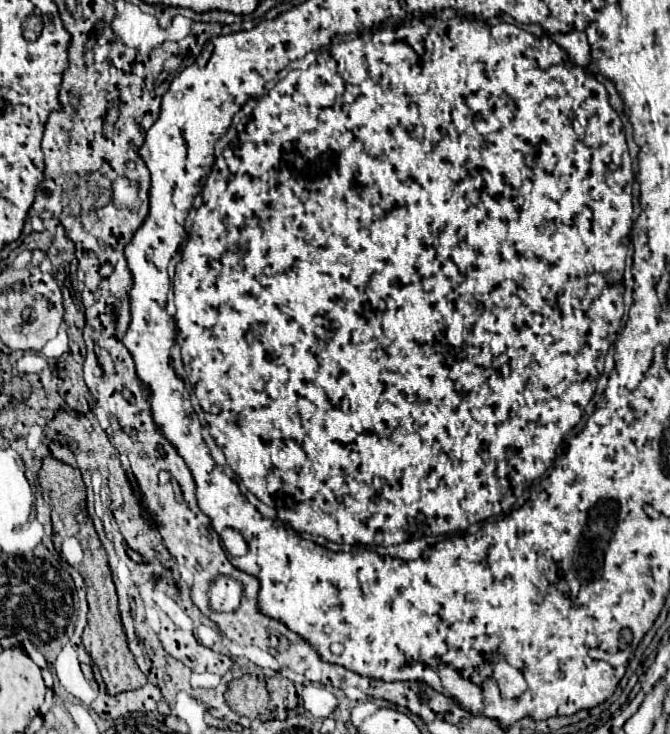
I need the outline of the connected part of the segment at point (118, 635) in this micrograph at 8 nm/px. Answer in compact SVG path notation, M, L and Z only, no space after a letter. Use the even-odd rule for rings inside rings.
M47 457L47 459L43 459L41 471L39 471L39 485L49 487L49 499L51 499L51 507L53 507L51 521L53 521L55 549L69 565L83 575L83 581L87 587L89 621L83 631L83 645L105 681L107 695L143 687L147 683L147 677L141 673L141 669L137 667L137 663L133 659L133 653L127 647L127 637L125 637L119 609L117 609L117 593L115 593L115 585L111 579L109 565L107 565L107 553L95 533L95 527L93 527L89 515L87 515L87 505L85 505L87 497L85 497L85 483L81 479L81 471L69 467L53 457Z

